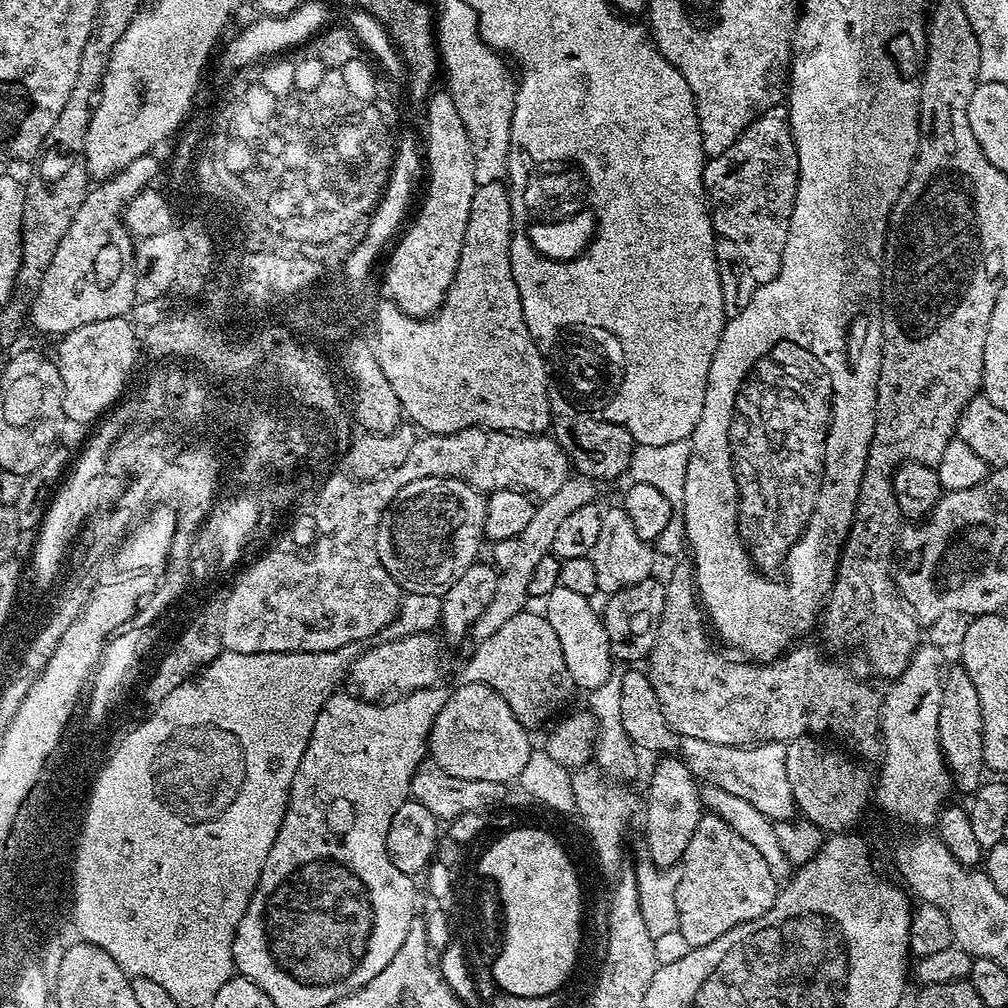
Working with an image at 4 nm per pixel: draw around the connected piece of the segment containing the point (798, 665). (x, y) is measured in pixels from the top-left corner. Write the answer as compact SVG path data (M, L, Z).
M684 563L673 570L672 577L664 584L662 622L658 622L658 638L654 638L652 653L647 658L646 673L658 696L665 722L677 736L700 738L734 747L758 745L764 741L787 742L808 733L817 738L833 736L849 744L857 757L872 756L875 752L877 755L882 748L881 693L876 693L866 681L859 680L848 669L824 659L825 653L819 647L816 649L814 645L804 643L808 642L797 643L771 662L745 662L740 658L727 660L710 635L709 625L696 595L696 581L691 567Z

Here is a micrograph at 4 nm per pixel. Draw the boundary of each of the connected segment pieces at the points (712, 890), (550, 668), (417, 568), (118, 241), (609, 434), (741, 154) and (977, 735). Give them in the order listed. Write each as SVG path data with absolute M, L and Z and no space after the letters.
M704 814L698 822L698 830L694 830L694 838L690 838L690 846L686 846L686 854L679 865L680 881L674 899L678 906L679 931L686 938L689 948L706 946L714 942L714 938L722 938L726 930L734 930L734 926L750 922L766 910L770 910L776 901L778 882L771 874L770 866L754 846L740 838L722 818Z
M525 610L496 630L490 638L479 641L476 645L470 662L461 670L457 683L459 685L484 684L499 693L504 701L513 710L519 722L525 728L534 730L536 726L545 722L546 718L562 707L574 693L575 685L566 670L564 655L560 641L550 622L543 613Z
M427 476L418 478L398 490L398 494L389 504L387 512L380 518L380 525L374 533L376 549L382 566L386 566L386 574L394 578L394 582L405 593L434 594L443 597L444 591L470 566L477 563L480 543L485 543L484 527L488 517L488 502L485 493L478 492L466 482L455 480L449 476Z
M149 154L134 158L134 162L127 164L121 172L116 173L115 176L103 182L97 183L95 187L89 191L88 197L82 202L82 206L78 206L78 214L74 214L74 218L70 222L70 230L66 230L66 234L63 236L62 242L58 246L58 250L56 253L54 253L54 258L50 262L50 267L46 270L46 278L42 278L42 282L40 283L40 291L37 292L32 298L32 307L30 309L31 327L33 324L38 331L49 332L53 338L59 338L65 336L65 334L70 330L78 330L78 326L86 326L90 322L102 322L102 318L118 318L119 316L127 317L129 315L128 311L130 311L135 304L138 304L138 275L136 276L136 272L138 272L138 265L134 251L134 237L124 225L124 221L122 219L122 209L124 205L127 204L128 201L133 200L143 188L149 187L149 185L155 181L152 179L155 178L156 171L158 171L159 168L161 171L162 164L159 164L154 157L155 155Z
M549 394L548 405L551 414L549 424L551 435L562 446L577 475L602 483L616 480L627 473L636 443L625 427L618 426L616 423L600 424L588 420L586 416L572 414L572 410L566 410L566 402L556 394Z
M784 106L763 112L736 139L730 150L711 157L704 165L704 190L708 194L712 225L716 227L717 237L738 246L757 285L774 282L774 278L778 278L778 270L782 270L782 250L786 250L786 234L790 230L790 214L794 210L797 186L798 150L794 146L788 110Z
M955 666L942 676L942 706L938 714L938 738L944 751L944 763L957 789L974 794L986 776L982 758L982 706L978 703L978 690L962 666Z

